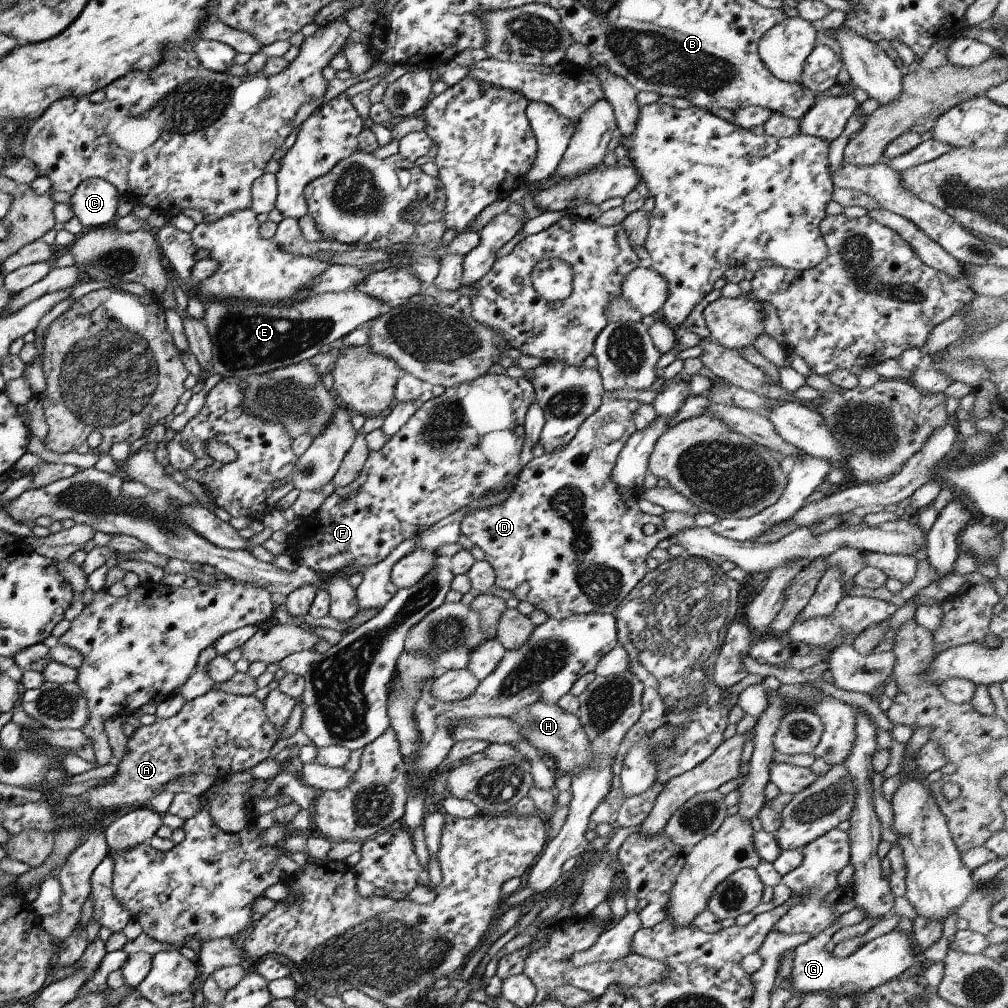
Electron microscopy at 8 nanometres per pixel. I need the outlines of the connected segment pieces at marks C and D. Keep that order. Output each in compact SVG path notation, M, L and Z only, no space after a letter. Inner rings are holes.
M87 179L74 188L67 204L86 230L112 224L118 199L116 190L109 182Z
M604 399L600 407L583 420L574 437L565 446L550 453L544 452L541 456L533 457L531 460L523 463L507 500L504 500L500 505L493 504L489 507L481 507L464 517L460 522L460 532L470 540L471 544L478 546L484 552L484 559L494 570L494 586L503 588L503 590L509 590L518 601L524 600L529 602L534 608L545 612L547 617L562 619L566 616L587 613L613 613L618 607L619 602L645 576L645 573L648 571L645 565L645 559L648 557L647 554L649 554L649 551L655 547L659 540L669 538L669 534L663 526L660 516L648 515L639 511L637 507L637 490L618 487L610 481L610 472L619 451L626 444L627 438L636 431L636 426L632 422L632 416L640 407L640 404L642 403L626 401L625 399ZM647 522L655 526L655 531L650 536L645 536L641 531L643 524L647 524Z

